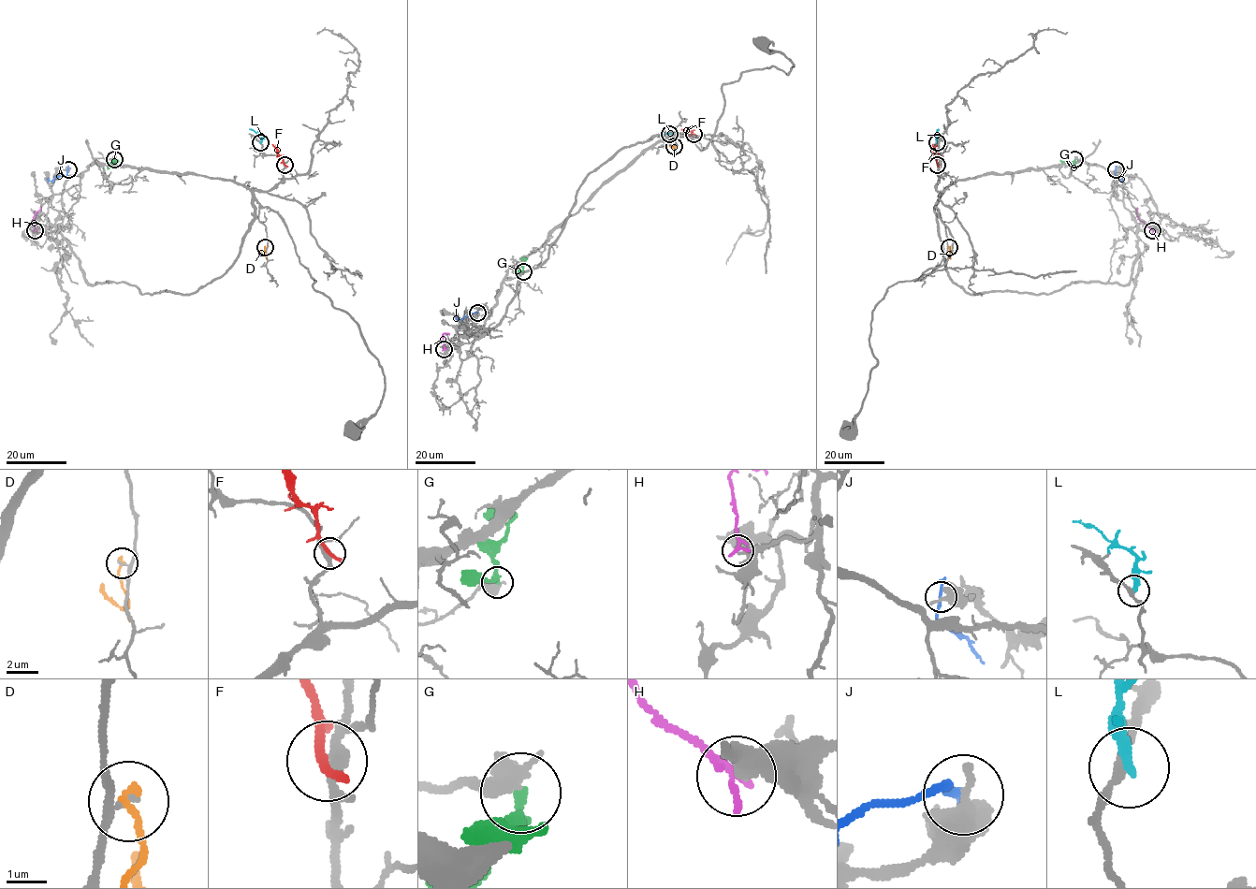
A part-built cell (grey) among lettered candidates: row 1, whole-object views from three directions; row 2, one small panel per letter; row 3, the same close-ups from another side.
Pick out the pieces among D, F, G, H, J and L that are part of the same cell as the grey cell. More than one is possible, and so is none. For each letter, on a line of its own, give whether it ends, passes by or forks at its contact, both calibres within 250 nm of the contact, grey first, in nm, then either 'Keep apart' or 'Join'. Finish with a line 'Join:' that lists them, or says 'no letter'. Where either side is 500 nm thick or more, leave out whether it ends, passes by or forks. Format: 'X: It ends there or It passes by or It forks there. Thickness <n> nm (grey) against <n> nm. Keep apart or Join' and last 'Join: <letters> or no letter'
D: It ends there. Thickness 170 nm (grey) against 200 nm. Keep apart
F: It ends there. Thickness 240 nm (grey) against 320 nm. Keep apart
G: Thickness 600 nm (grey) against 200 nm. Keep apart
H: It passes by. Thickness 320 nm (grey) against 190 nm. Keep apart
J: Thickness 600 nm (grey) against 260 nm. Keep apart
L: It ends there. Thickness 220 nm (grey) against 340 nm. Keep apart
Join: no letter

